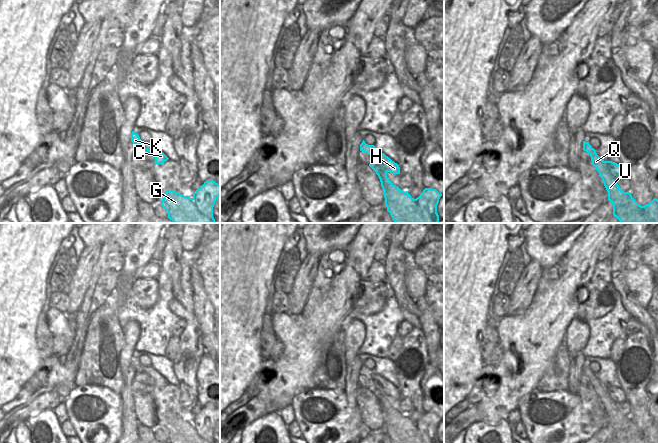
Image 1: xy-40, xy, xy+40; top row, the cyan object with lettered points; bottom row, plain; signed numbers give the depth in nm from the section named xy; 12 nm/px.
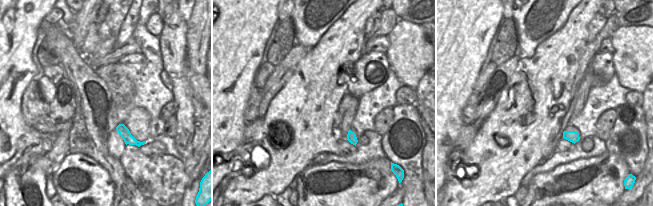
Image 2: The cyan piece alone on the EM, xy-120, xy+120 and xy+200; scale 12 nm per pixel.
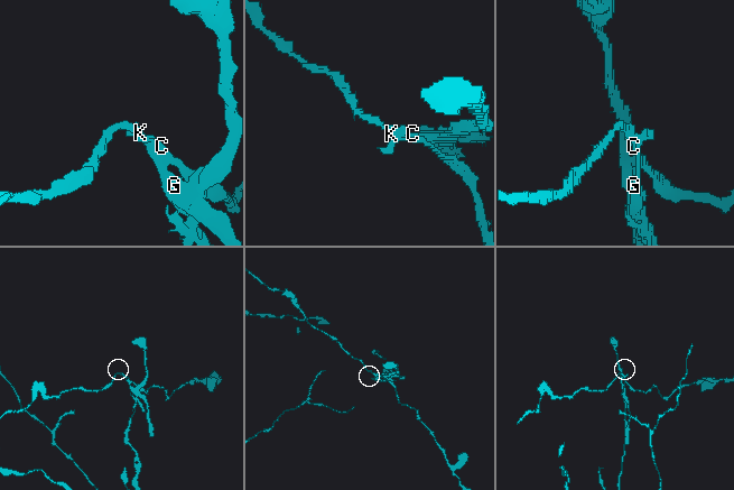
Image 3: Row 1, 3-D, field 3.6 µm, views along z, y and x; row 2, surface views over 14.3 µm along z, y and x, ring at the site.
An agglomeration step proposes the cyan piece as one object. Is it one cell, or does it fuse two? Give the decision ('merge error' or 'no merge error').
merge error

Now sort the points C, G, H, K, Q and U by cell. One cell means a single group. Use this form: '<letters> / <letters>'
C H K Q / G U

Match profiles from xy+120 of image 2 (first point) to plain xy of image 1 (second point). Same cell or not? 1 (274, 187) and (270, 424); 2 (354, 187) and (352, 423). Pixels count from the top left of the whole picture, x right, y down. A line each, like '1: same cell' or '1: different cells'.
1: different cells
2: same cell

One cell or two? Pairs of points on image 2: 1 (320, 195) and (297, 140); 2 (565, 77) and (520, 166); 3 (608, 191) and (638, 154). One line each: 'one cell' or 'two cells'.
1: two cells
2: one cell
3: two cells

